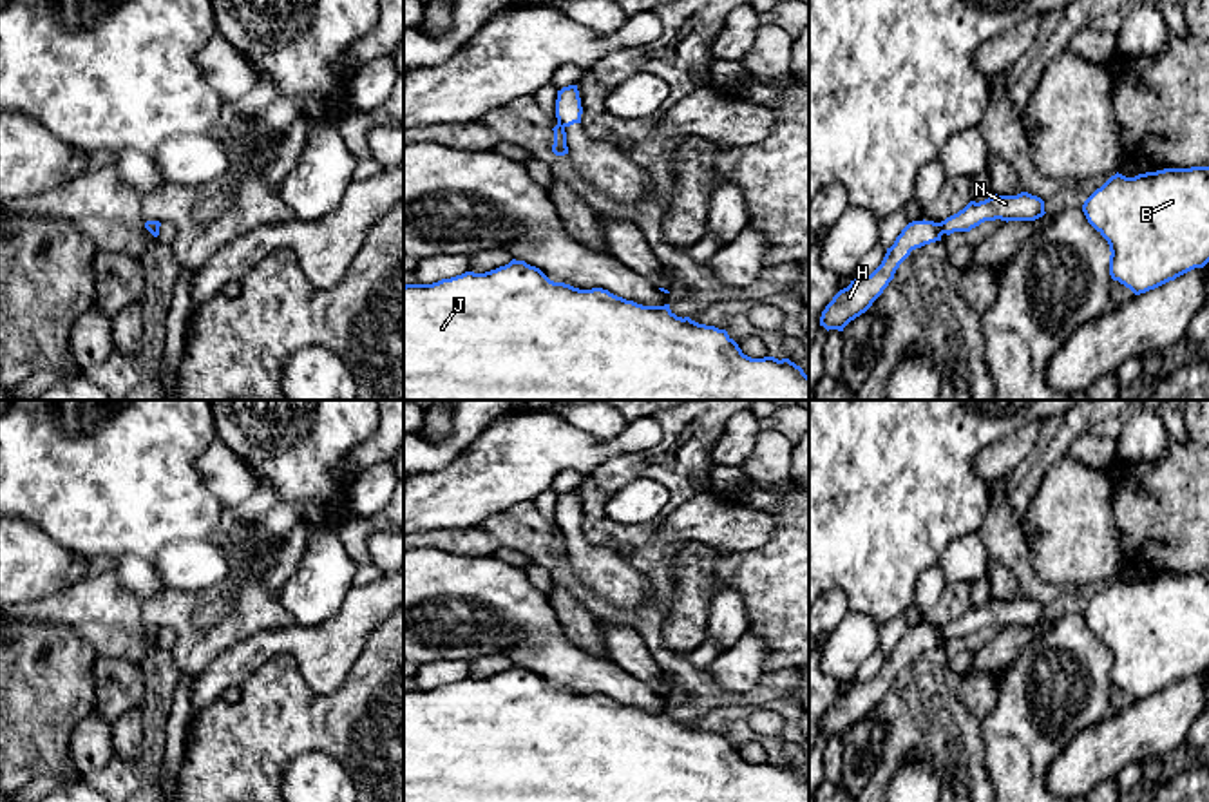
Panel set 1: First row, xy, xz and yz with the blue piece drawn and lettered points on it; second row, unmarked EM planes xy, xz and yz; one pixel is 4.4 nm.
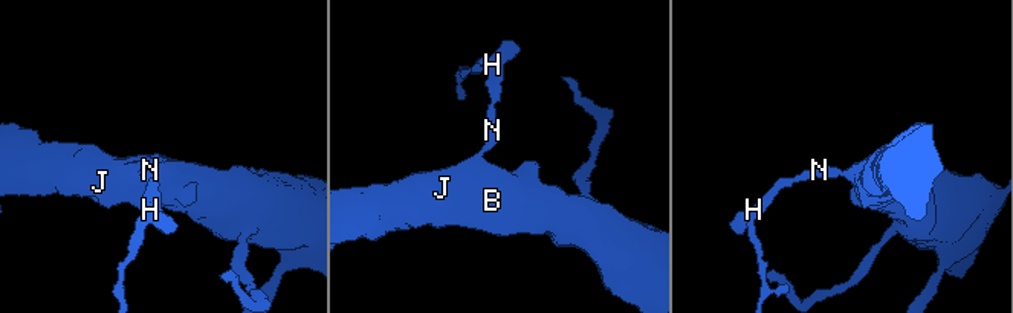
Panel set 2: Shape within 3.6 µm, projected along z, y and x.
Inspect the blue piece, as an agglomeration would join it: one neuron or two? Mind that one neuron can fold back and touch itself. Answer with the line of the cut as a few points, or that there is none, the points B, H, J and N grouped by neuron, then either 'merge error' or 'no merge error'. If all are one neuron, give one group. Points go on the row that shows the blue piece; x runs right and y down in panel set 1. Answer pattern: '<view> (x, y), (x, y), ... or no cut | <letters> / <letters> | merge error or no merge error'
yz (938, 223), (943, 232) | B J N / H | merge error

